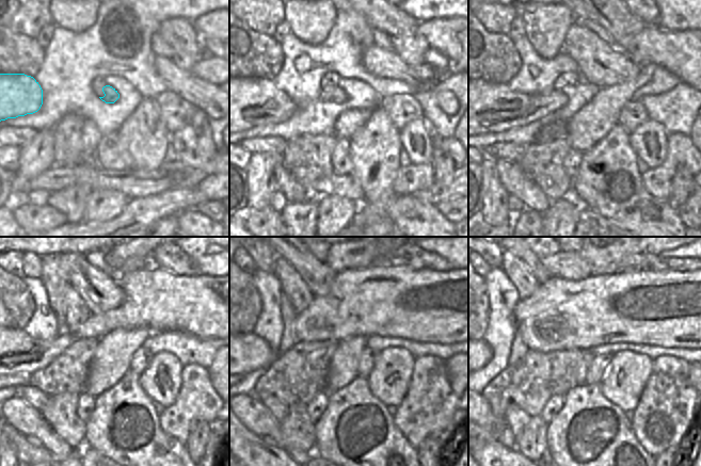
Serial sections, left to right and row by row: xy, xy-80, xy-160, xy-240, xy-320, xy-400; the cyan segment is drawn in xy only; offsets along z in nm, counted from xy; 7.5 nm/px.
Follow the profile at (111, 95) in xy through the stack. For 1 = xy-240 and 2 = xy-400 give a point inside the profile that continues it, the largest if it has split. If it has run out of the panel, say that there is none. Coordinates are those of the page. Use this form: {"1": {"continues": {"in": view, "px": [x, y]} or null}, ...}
{"1": {"continues": {"in": "xy-240", "px": [12, 351]}}, "2": {"continues": {"in": "xy-400", "px": [490, 352]}}}

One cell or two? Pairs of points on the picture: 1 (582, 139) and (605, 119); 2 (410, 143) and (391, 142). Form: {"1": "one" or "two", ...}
{"1": "one", "2": "two"}

